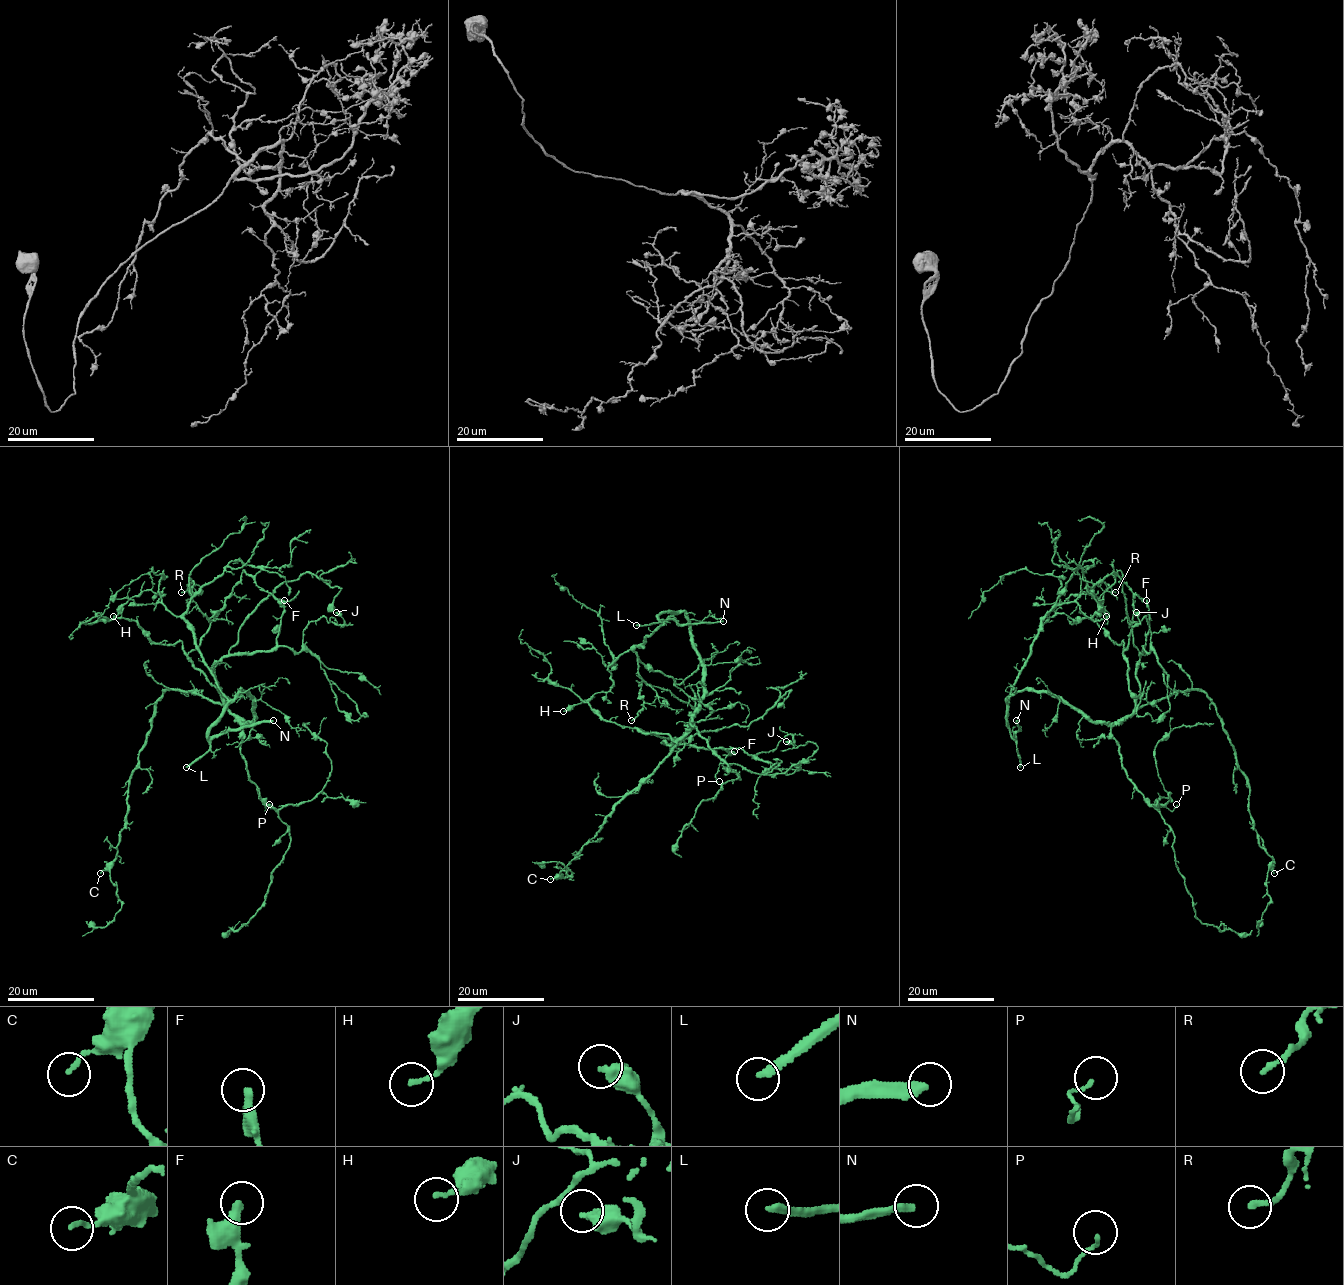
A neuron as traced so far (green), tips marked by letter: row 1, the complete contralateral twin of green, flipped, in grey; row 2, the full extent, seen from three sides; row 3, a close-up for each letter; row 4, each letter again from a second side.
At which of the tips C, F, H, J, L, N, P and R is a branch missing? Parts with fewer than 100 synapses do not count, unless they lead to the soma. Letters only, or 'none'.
L, N

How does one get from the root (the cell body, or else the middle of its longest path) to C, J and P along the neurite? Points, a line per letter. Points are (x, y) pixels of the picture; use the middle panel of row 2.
C: (696, 708), (691, 715), (691, 727), (673, 751), (615, 807), (596, 834), (569, 862), (567, 874), (550, 879)
J: (696, 708), (691, 727), (667, 744), (754, 755), (789, 734), (793, 744), (786, 741)
P: (696, 708), (690, 723), (721, 762), (716, 775), (719, 781)

